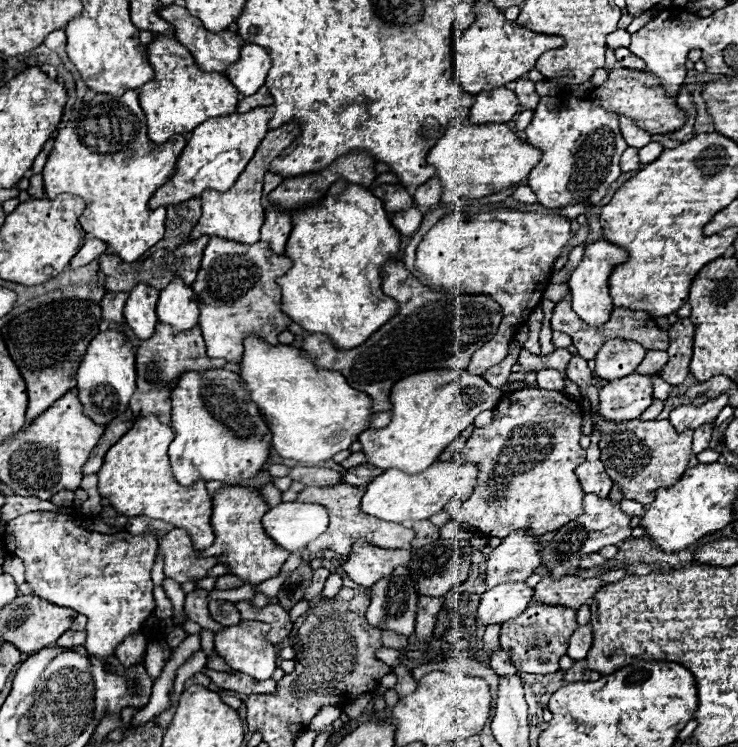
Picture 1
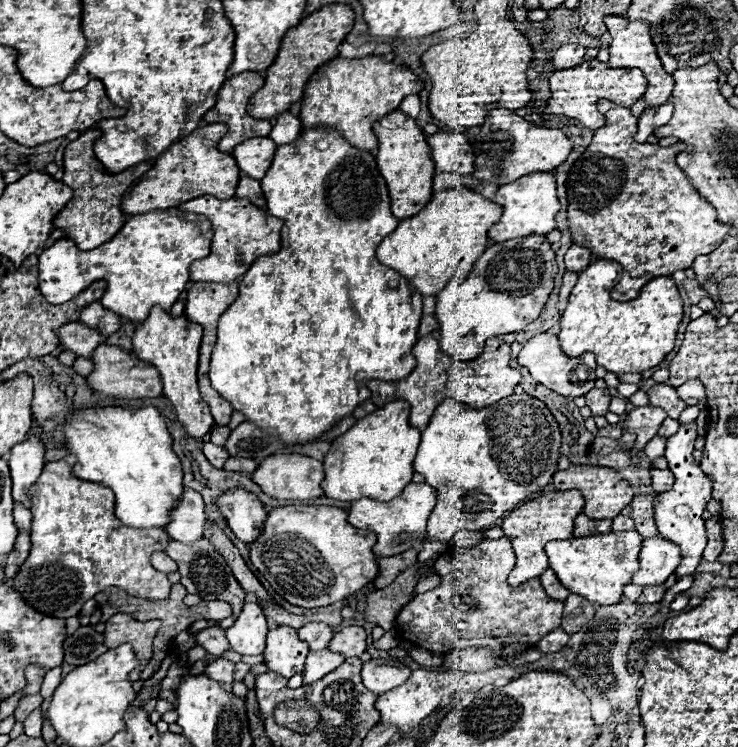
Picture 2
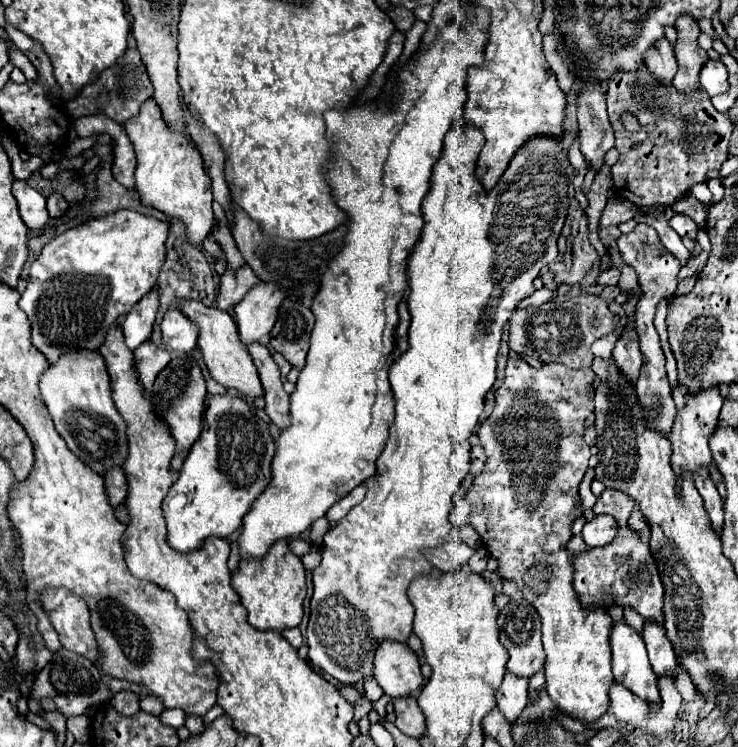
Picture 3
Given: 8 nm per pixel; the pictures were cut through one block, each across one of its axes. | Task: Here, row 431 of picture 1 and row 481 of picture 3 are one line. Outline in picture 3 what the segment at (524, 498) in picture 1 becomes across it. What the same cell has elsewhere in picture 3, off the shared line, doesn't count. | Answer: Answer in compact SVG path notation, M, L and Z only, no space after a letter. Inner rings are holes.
M508 360L508 366L506 366L506 378L502 382L502 386L498 388L496 392L496 406L494 406L494 412L492 416L482 422L482 426L478 428L478 438L484 446L484 452L488 456L488 462L486 462L486 468L484 468L484 474L474 478L474 484L470 488L470 492L466 494L466 498L470 500L470 504L474 506L472 514L470 514L470 524L474 526L474 530L480 534L482 542L486 544L488 552L492 558L498 560L498 574L502 580L512 580L524 594L524 598L536 608L536 612L540 614L542 618L542 644L544 644L544 652L546 652L546 664L544 664L544 672L546 672L546 692L548 696L552 698L552 702L558 706L560 712L564 712L566 716L570 718L576 718L576 720L584 720L584 722L596 722L602 718L602 714L606 714L608 706L610 706L610 686L614 684L614 676L612 676L612 652L610 652L610 628L612 628L612 618L610 614L606 614L604 610L582 610L580 604L578 604L578 596L572 588L572 554L566 550L566 542L570 540L570 524L574 518L582 516L582 510L580 510L580 496L578 496L578 484L582 482L586 470L588 470L588 460L590 460L590 446L584 442L584 420L586 416L592 412L594 408L594 396L592 396L592 390L590 390L590 382L594 380L594 372L592 368L582 368L582 370L570 370L562 364L544 364L542 368L534 368L530 366L528 362L524 360ZM544 410L544 416L538 418L536 412Z

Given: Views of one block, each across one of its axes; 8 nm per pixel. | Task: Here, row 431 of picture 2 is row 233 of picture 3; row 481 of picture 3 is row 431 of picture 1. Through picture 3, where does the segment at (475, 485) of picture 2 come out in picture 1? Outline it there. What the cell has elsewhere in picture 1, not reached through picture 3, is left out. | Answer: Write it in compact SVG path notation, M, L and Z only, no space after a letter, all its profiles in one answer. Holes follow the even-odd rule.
M430 370L402 378L402 382L394 384L390 394L392 422L382 430L366 430L360 436L366 462L382 470L398 468L406 474L418 474L472 426L482 410L492 410L502 394L502 390L492 388L482 376L474 376L466 370ZM454 386L458 386L462 394L458 394ZM458 398L462 398L462 402L458 402Z

